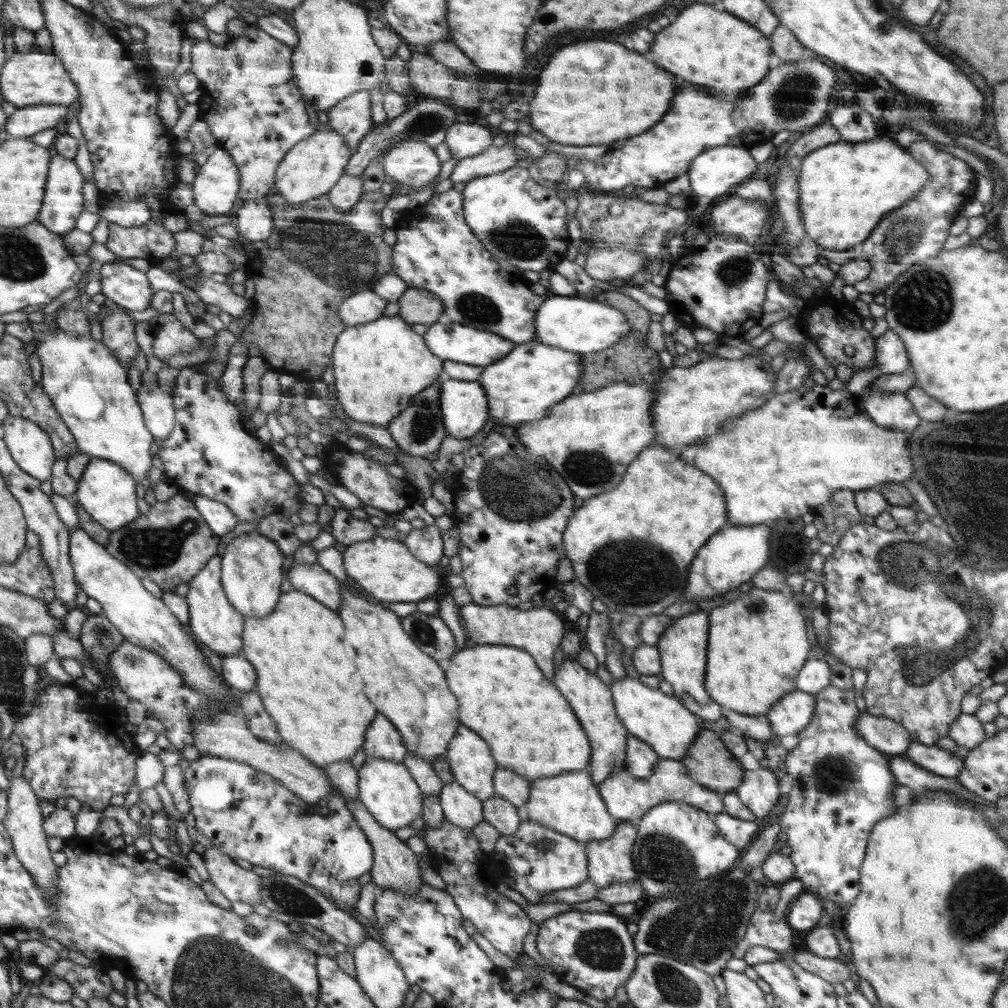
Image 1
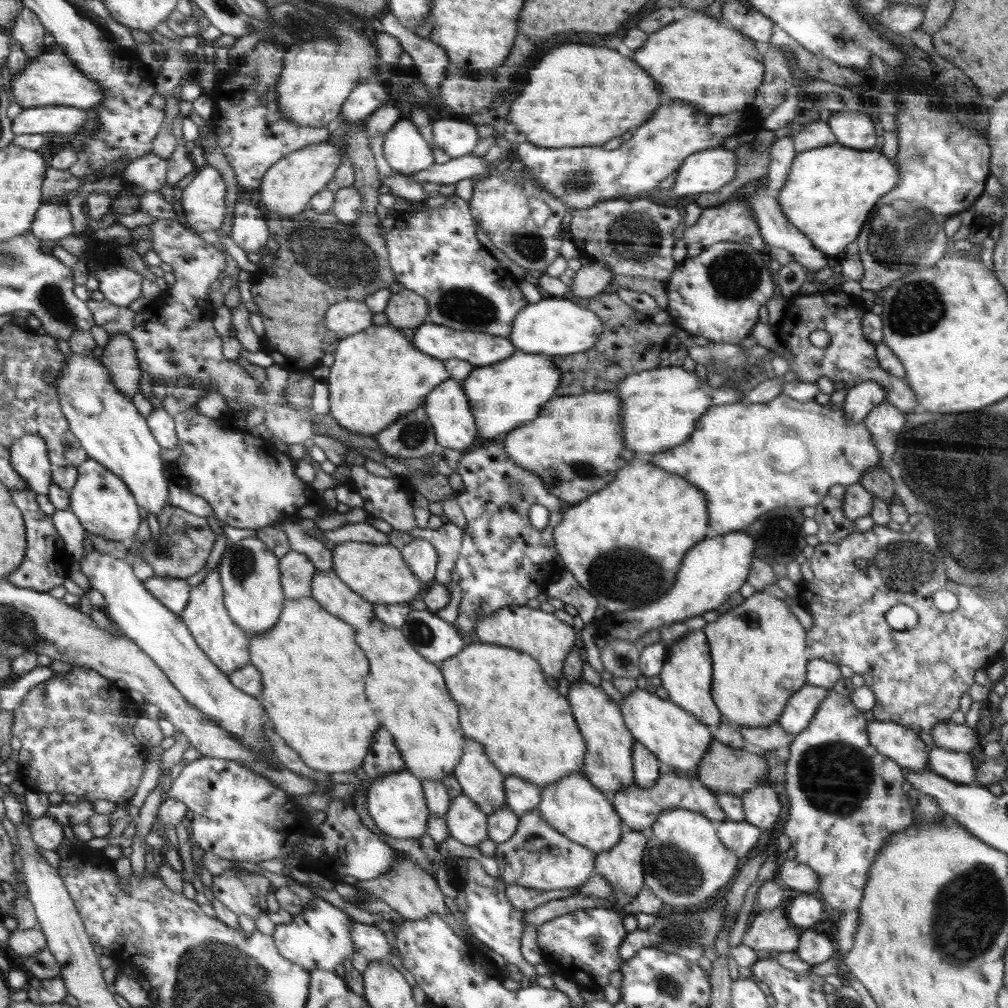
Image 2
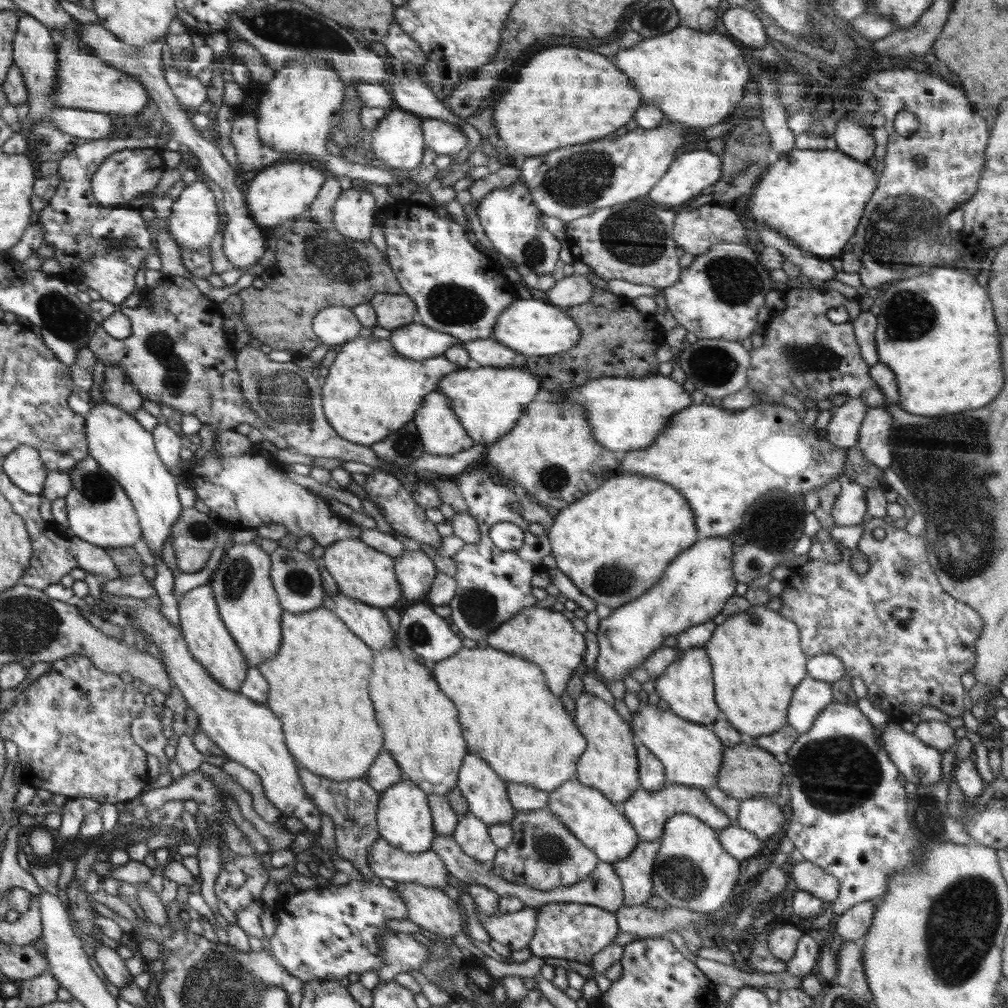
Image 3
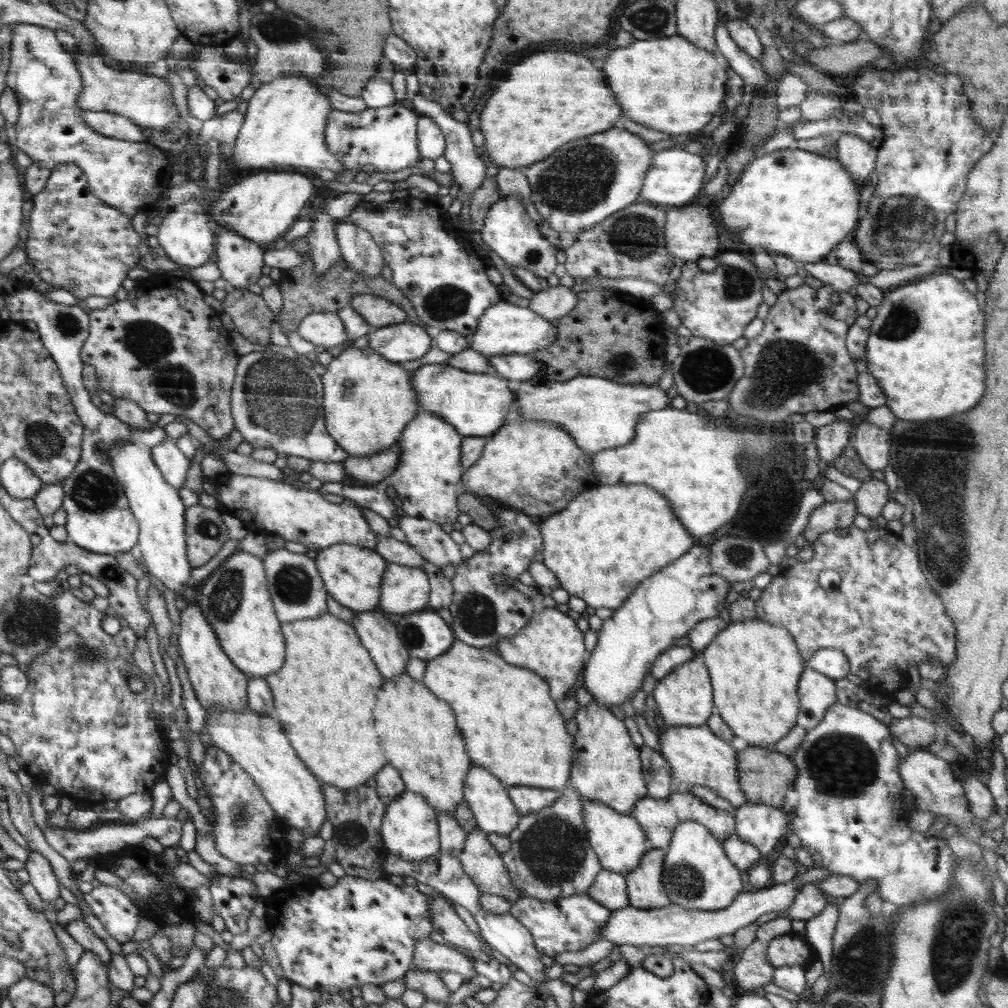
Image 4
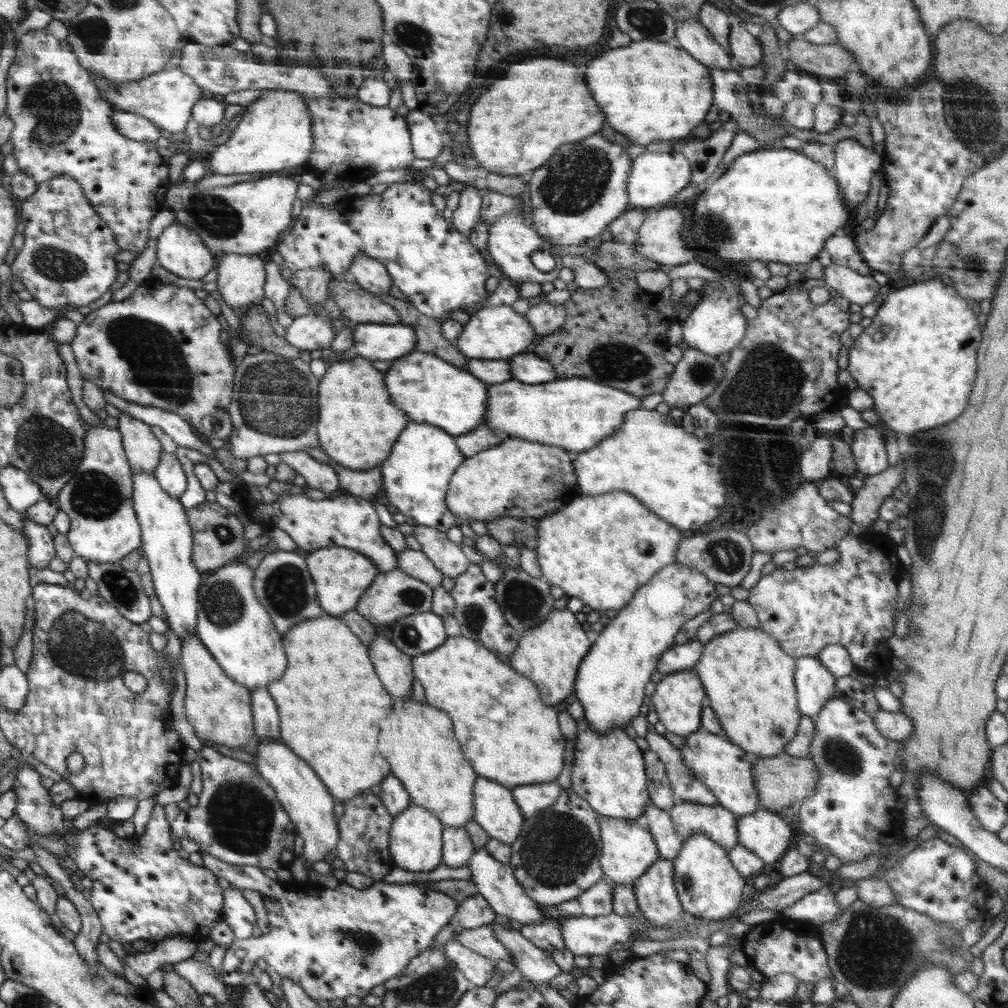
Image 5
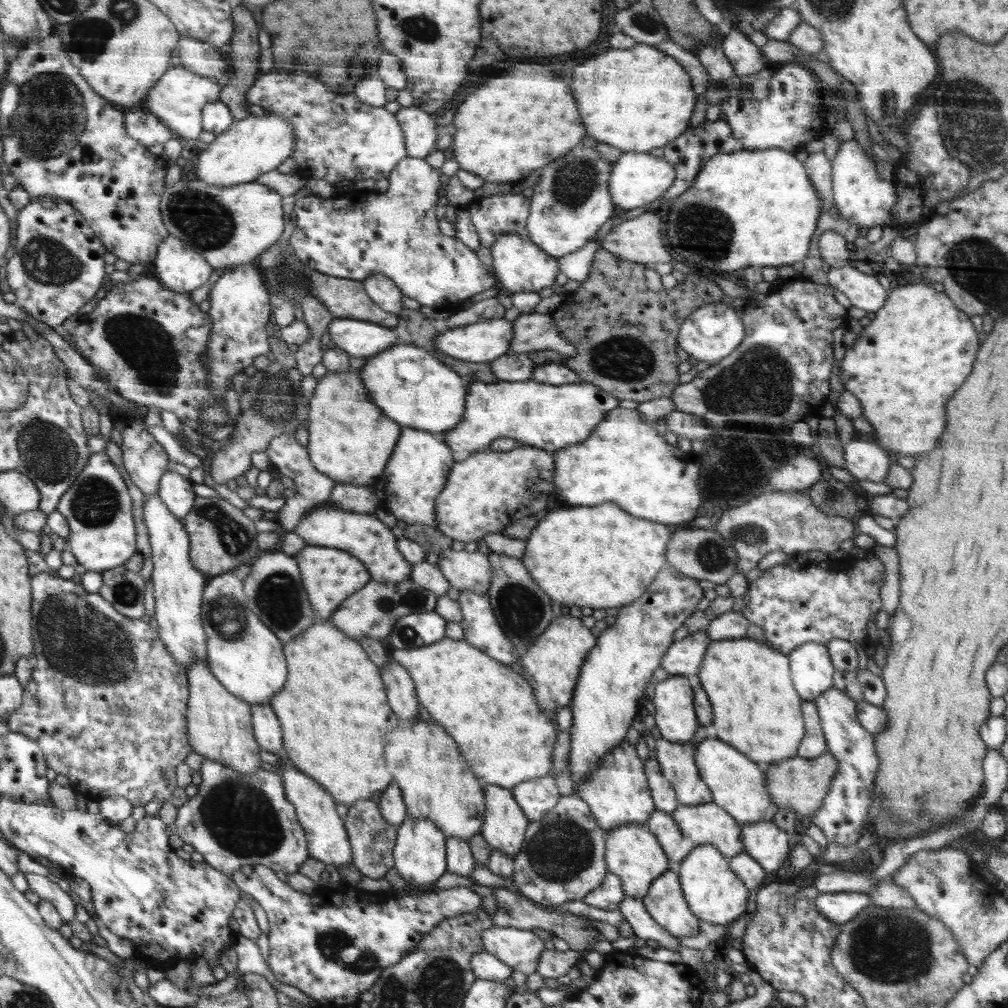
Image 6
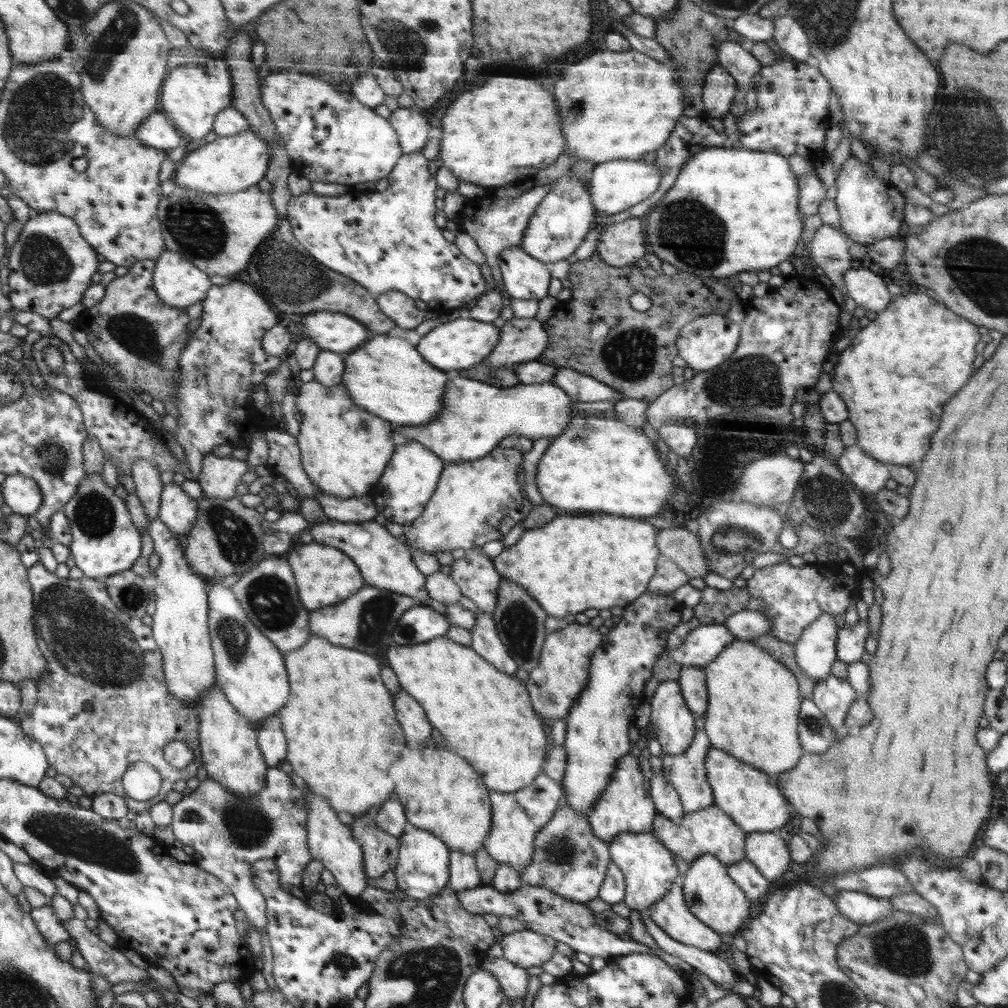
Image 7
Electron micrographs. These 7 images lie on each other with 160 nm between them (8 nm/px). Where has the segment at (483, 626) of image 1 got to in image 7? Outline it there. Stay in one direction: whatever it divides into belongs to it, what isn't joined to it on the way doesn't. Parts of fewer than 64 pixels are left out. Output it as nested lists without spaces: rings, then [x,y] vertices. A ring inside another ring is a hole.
[[[578,622],[547,634],[538,661],[539,665],[529,672],[528,680],[524,683],[529,689],[529,699],[534,700],[534,708],[542,713],[542,716],[546,716],[548,721],[568,718],[579,695],[589,684],[591,658],[600,646],[600,642],[602,642],[602,636],[596,627]]]

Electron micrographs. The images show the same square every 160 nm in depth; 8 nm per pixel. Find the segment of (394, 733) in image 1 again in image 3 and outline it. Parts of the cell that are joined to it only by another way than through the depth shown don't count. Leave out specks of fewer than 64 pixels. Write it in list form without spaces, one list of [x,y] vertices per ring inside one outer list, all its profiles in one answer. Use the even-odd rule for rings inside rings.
[[[382,750],[379,758],[375,760],[372,767],[369,768],[367,784],[372,787],[380,796],[385,790],[398,784],[405,779],[399,764],[393,759],[393,756]]]

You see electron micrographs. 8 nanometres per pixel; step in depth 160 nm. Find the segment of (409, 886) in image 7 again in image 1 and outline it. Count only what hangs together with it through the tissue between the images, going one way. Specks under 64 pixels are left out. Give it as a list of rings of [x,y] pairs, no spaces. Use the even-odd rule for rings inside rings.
[[[367,758],[361,769],[358,769],[358,796],[362,804],[373,813],[373,817],[384,828],[396,830],[414,822],[422,810],[422,794],[416,782],[412,780],[408,767],[402,762]]]

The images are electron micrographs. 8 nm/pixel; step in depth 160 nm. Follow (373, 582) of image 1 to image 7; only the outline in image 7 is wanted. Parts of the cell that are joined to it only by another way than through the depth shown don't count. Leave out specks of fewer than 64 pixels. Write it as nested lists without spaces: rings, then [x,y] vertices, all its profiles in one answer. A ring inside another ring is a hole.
[[[312,543],[302,544],[289,553],[288,562],[294,564],[294,572],[298,572],[297,588],[302,588],[301,603],[306,604],[305,607],[310,608],[310,611],[342,603],[366,586],[356,562],[340,549]]]

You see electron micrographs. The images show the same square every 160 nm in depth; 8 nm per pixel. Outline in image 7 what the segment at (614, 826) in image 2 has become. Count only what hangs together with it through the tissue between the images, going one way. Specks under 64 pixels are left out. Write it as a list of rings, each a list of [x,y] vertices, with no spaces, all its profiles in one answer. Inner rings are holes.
[[[623,832],[609,843],[609,848],[612,862],[616,863],[625,875],[627,890],[623,901],[631,909],[644,911],[656,904],[679,876],[672,851],[660,842],[653,832]]]

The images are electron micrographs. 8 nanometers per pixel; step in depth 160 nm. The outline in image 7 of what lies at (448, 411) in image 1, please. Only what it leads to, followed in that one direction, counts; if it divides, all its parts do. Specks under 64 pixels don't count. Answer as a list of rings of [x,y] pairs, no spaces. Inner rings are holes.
[[[415,440],[397,443],[396,454],[392,455],[385,474],[378,479],[371,488],[369,495],[374,500],[378,513],[381,513],[390,523],[411,525],[420,518],[422,512],[432,499],[437,484],[440,482],[441,472],[446,463],[440,456],[436,456],[429,448],[422,446]]]

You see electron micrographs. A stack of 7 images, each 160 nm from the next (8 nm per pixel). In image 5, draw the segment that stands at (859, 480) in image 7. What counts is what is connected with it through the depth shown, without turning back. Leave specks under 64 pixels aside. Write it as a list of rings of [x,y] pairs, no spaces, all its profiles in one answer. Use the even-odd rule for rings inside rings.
[[[864,425],[856,430],[856,438],[851,440],[851,451],[858,471],[872,476],[889,467],[885,441],[878,428]]]

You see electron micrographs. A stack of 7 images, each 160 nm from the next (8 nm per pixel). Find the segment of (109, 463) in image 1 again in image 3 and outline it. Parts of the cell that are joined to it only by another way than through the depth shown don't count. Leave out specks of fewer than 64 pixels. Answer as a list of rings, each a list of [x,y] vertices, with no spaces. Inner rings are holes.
[[[90,455],[68,473],[72,486],[65,497],[68,514],[66,525],[71,537],[79,537],[104,550],[106,546],[132,547],[132,544],[136,544],[140,538],[140,518],[121,483]]]

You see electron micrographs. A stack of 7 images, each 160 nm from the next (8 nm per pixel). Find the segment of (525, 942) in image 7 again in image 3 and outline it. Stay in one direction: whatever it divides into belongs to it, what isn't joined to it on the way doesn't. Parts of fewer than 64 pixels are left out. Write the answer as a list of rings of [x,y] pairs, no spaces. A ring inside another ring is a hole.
[[[417,882],[397,883],[396,890],[409,910],[407,918],[414,924],[448,938],[458,936],[458,932],[462,932],[458,904],[452,898],[448,898],[444,891]]]

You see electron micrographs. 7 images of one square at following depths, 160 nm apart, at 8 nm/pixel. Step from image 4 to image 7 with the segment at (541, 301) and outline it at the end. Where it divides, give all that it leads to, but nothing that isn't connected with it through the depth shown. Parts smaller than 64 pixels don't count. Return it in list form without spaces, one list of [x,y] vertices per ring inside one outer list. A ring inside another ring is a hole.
[[[536,317],[506,321],[500,328],[501,338],[483,363],[492,368],[512,369],[522,362],[537,360],[548,351],[549,333]]]

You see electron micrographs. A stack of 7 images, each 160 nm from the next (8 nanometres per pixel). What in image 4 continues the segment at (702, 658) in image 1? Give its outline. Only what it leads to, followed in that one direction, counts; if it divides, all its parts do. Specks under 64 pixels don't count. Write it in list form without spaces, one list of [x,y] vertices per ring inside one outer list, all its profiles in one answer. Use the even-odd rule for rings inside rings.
[[[701,655],[674,668],[668,676],[657,681],[653,690],[657,710],[667,726],[702,726],[715,713],[713,688],[708,669]]]

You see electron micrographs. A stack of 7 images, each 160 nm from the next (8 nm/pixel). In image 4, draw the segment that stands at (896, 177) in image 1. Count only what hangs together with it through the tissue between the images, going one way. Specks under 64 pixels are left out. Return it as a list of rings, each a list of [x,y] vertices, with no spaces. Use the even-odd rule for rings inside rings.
[[[798,148],[779,149],[775,152],[758,156],[744,168],[741,177],[731,186],[728,191],[728,196],[720,200],[719,204],[716,205],[717,221],[719,224],[724,226],[724,232],[733,238],[738,240],[742,244],[746,244],[748,248],[766,248],[770,252],[778,252],[778,254],[786,254],[788,258],[800,262],[816,262],[823,260],[827,254],[832,252],[833,248],[844,238],[851,237],[854,233],[854,228],[857,226],[859,221],[858,208],[859,208],[859,193],[858,183],[851,177],[851,174],[840,165],[840,162],[836,159],[830,159],[821,155],[816,155],[812,152],[807,152]]]

